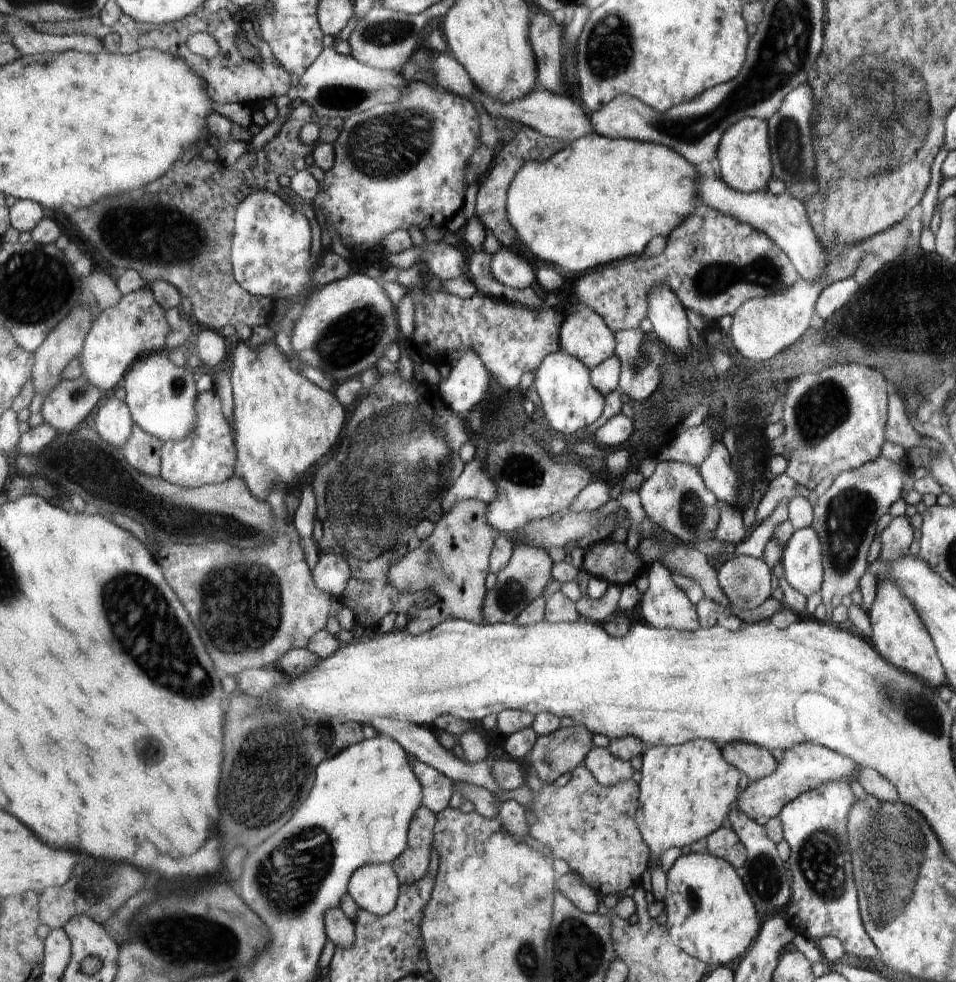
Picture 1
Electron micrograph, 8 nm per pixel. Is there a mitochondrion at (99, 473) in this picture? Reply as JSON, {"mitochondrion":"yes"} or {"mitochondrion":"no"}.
{"mitochondrion":"yes"}

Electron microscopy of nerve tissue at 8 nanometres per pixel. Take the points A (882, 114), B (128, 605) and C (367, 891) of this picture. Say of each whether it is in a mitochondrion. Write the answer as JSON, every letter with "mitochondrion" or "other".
{"A":"mitochondrion","B":"mitochondrion","C":"other"}

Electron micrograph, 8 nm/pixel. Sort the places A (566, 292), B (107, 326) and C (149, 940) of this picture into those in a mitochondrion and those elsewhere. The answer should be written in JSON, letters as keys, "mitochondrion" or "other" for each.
{"A":"other","B":"other","C":"mitochondrion"}

